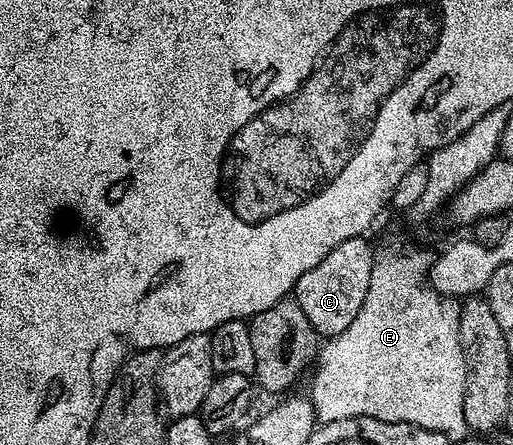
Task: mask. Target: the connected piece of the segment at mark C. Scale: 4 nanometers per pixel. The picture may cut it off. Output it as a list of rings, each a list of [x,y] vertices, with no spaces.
[[[360,234],[350,236],[345,242],[335,244],[333,250],[313,266],[313,270],[305,270],[295,284],[293,298],[297,306],[309,318],[309,326],[320,338],[330,338],[341,334],[357,318],[357,310],[361,310],[361,302],[365,302],[365,294],[369,294],[369,278],[373,270],[376,249]]]

